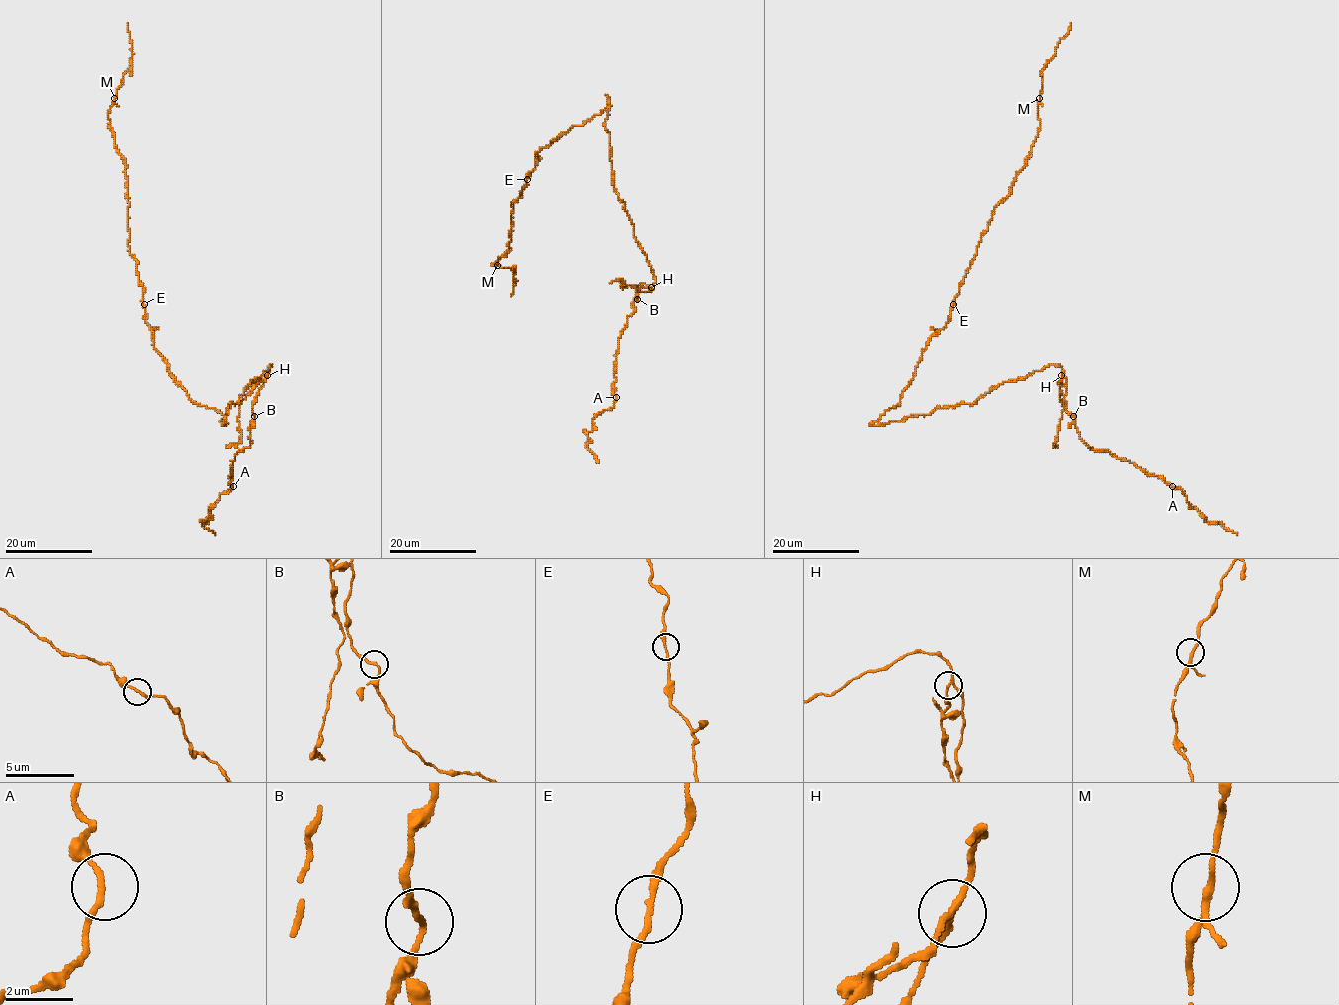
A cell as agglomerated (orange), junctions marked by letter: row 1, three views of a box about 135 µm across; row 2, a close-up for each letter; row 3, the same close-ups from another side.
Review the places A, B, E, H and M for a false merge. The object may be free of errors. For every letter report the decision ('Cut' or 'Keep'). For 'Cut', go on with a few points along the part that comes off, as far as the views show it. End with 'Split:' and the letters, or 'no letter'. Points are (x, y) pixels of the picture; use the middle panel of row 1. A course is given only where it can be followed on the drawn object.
A: Keep
B: Keep
E: Keep
H: Cut. Course of the part to remove: (650, 287), (636, 285), (623, 289), (623, 281), (614, 280), (610, 283)
M: Keep
Split: H

